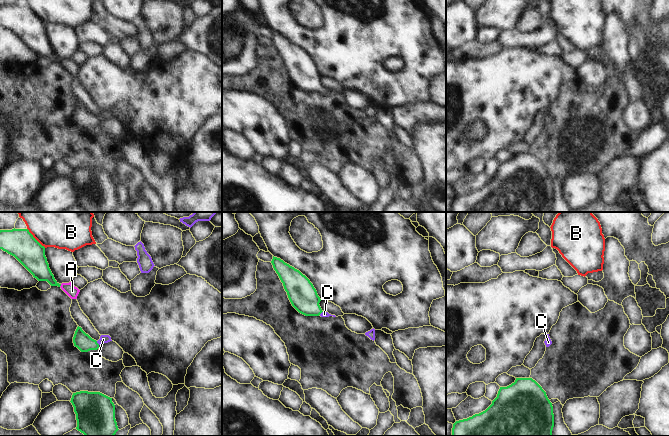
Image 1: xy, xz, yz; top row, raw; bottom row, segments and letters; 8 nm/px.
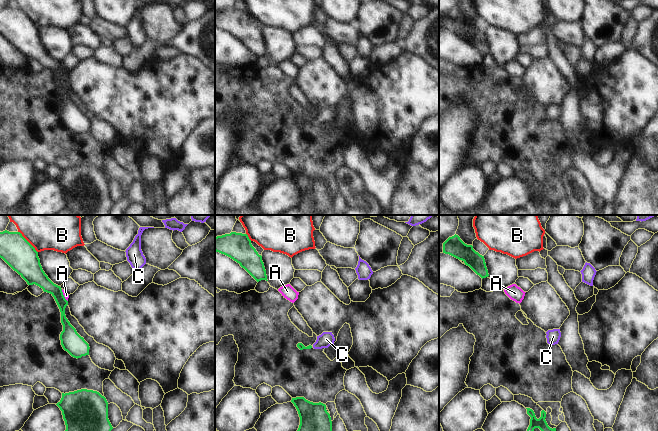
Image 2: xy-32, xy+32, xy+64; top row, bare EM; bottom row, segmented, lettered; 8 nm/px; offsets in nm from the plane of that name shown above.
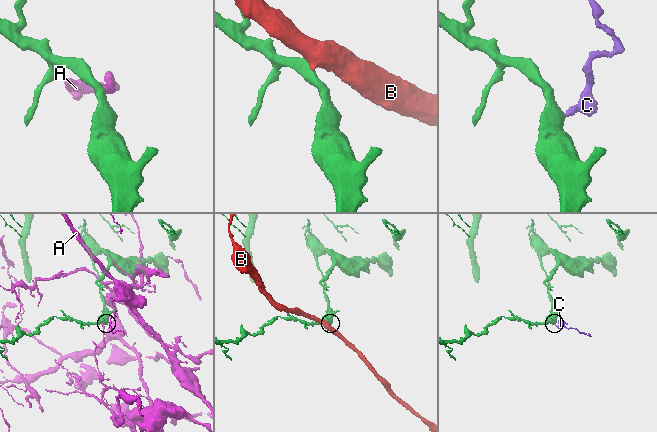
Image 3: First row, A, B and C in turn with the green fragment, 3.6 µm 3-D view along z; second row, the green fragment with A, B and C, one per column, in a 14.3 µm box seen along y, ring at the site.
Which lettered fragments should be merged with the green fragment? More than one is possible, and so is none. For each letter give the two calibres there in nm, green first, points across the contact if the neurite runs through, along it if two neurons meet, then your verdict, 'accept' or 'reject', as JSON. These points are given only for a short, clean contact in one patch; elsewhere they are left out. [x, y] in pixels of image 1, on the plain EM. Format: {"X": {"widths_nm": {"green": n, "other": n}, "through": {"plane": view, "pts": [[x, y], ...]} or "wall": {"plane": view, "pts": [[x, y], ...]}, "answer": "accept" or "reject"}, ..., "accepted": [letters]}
{"A": {"widths_nm": {"green": 170, "other": 90}, "wall": {"plane": "xy", "pts": [[61, 60], [59, 62]]}, "answer": "reject"}, "B": {"widths_nm": {"green": 240, "other": 200}, "wall": {"plane": "xy", "pts": [[27, 4], [45, 23]]}, "answer": "reject"}, "C": {"widths_nm": {"green": 140, "other": 70}, "through": {"plane": "xy", "pts": [[81, 116], [85, 119], [97, 119], [103, 115]]}, "answer": "accept"}, "accepted": ["C"]}

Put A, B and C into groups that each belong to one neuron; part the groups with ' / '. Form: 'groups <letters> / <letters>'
groups A / B / C

